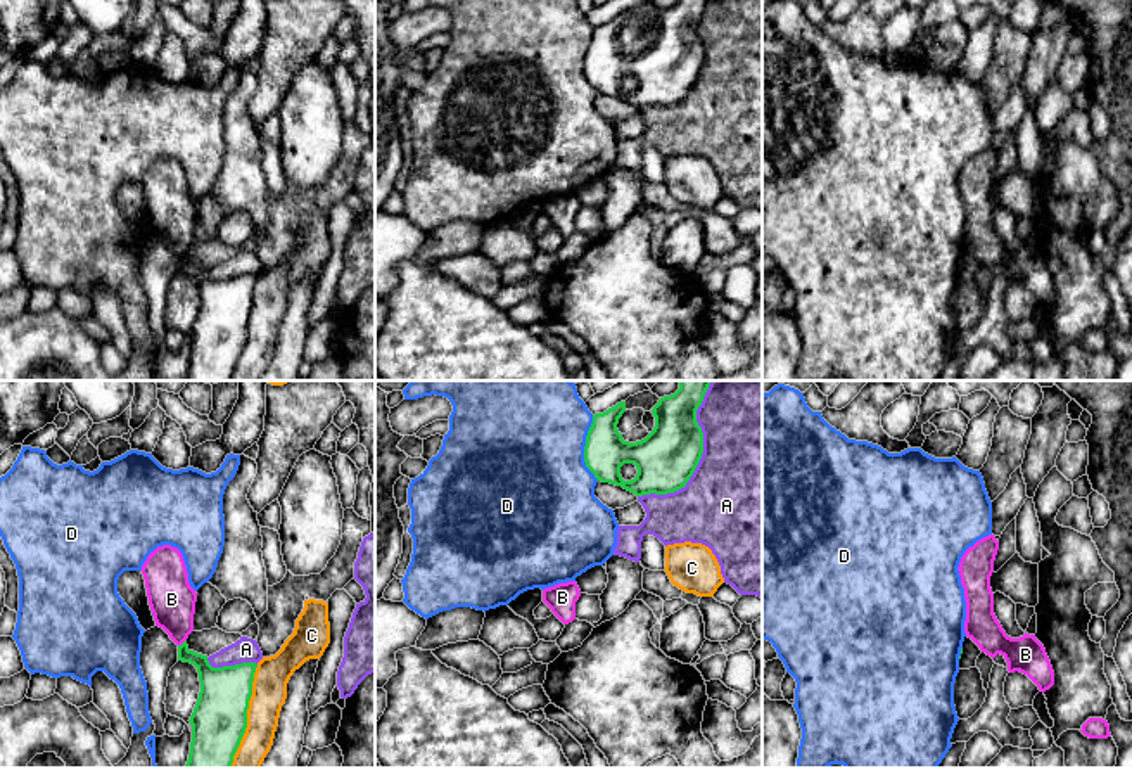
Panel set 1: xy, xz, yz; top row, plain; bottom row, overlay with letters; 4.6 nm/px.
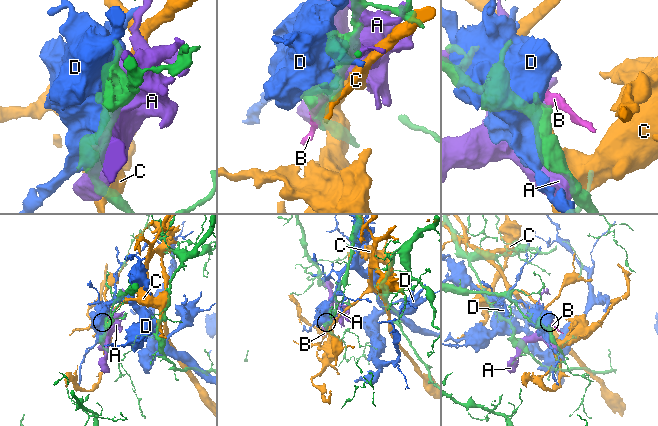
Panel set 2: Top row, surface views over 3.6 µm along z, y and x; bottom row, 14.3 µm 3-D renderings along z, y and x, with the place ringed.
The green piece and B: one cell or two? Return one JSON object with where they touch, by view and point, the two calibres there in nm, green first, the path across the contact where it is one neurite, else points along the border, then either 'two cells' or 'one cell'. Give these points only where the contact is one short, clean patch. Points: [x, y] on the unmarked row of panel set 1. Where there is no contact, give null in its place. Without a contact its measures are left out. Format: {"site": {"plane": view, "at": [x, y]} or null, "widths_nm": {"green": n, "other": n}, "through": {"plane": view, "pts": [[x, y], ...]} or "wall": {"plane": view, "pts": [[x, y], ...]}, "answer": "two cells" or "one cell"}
{"site": {"plane": "xy", "at": [184, 255]}, "widths_nm": {"green": 160, "other": 220}, "wall": {"plane": "xy", "pts": [[185, 251], [178, 258]]}, "answer": "two cells"}

